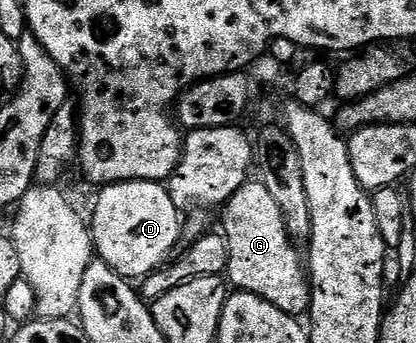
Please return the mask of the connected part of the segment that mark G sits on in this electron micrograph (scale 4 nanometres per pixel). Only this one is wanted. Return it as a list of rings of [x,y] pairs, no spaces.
[[[247,180],[239,190],[226,201],[222,211],[224,212],[222,214],[222,226],[220,226],[220,230],[221,233],[226,235],[226,239],[228,240],[228,268],[226,269],[225,277],[228,279],[229,285],[233,287],[235,291],[244,294],[255,294],[264,300],[268,300],[268,304],[276,304],[276,308],[280,308],[280,312],[284,312],[285,314],[292,314],[295,316],[305,315],[310,309],[310,280],[308,277],[308,270],[304,265],[303,255],[302,258],[298,255],[298,253],[300,253],[299,247],[291,241],[286,231],[285,220],[280,212],[280,207],[276,204],[275,198],[268,192],[268,188],[265,187],[265,184],[260,180]]]

